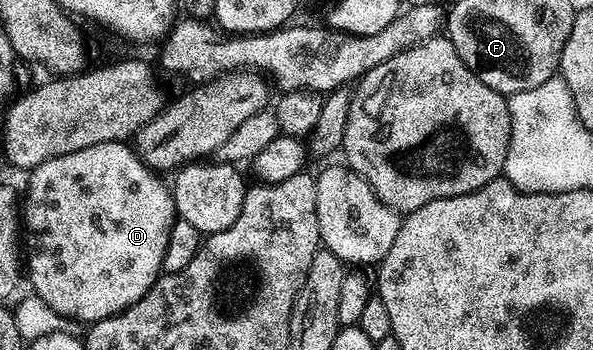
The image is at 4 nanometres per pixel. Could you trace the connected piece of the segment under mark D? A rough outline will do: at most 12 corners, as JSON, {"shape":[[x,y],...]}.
{"shape":[[128,142],[27,175],[26,278],[101,322],[159,279],[176,201]]}

